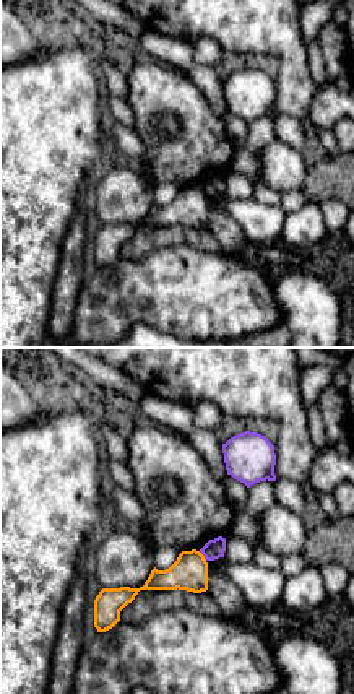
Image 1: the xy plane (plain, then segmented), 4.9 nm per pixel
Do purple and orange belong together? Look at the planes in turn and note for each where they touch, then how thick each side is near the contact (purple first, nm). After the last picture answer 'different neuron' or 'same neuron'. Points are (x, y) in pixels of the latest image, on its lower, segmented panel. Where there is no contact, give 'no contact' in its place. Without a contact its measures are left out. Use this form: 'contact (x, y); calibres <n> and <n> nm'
contact (203, 555); calibres 100 and 180 nm

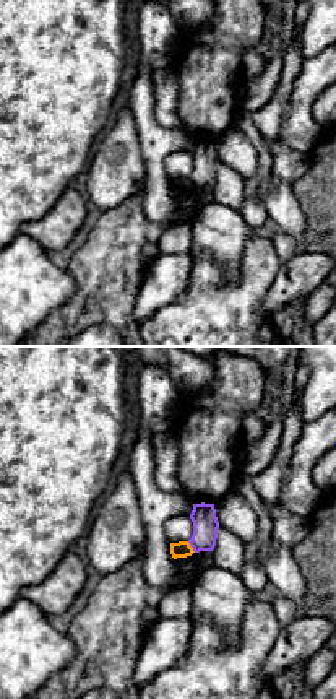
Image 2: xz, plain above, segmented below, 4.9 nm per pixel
contact (190, 545); calibres 130 and 80 nm

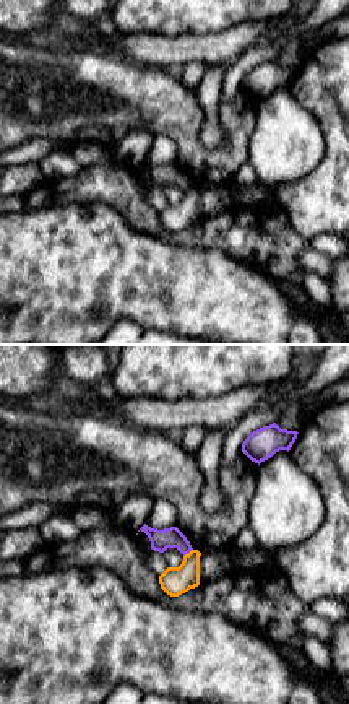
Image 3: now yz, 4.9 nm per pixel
contact (187, 553); calibres 100 and 140 nm

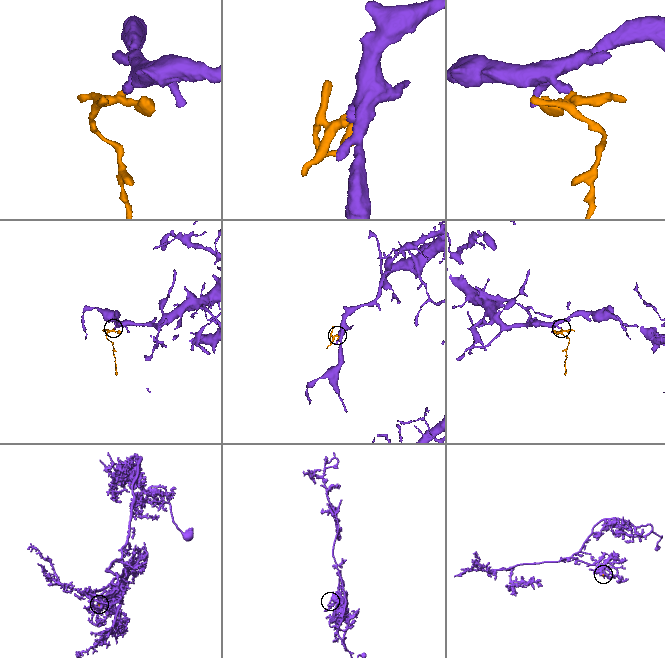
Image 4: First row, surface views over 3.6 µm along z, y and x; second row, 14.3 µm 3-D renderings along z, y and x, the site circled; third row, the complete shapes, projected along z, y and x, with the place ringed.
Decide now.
different neuron

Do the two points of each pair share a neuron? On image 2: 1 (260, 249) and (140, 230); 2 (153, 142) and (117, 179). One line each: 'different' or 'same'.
1: different
2: different

